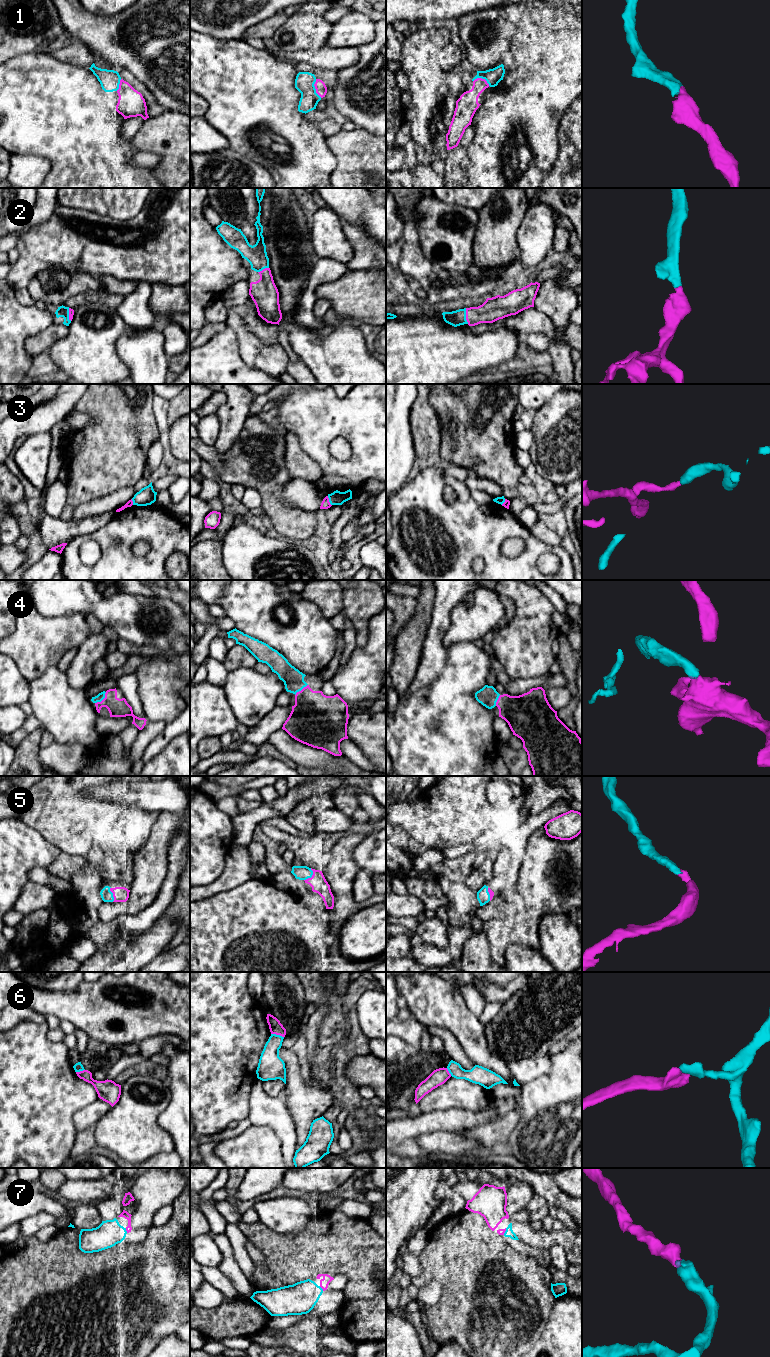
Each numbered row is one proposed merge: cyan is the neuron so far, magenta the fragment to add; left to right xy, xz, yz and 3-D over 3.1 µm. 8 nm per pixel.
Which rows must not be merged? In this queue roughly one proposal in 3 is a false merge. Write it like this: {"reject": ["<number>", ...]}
{"reject": ["3", "6"]}

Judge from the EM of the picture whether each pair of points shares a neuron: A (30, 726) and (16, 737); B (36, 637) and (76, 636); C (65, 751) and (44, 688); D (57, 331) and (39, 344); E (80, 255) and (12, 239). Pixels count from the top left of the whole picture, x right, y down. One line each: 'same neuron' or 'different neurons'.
A: same neuron
B: same neuron
C: different neurons
D: same neuron
E: different neurons

